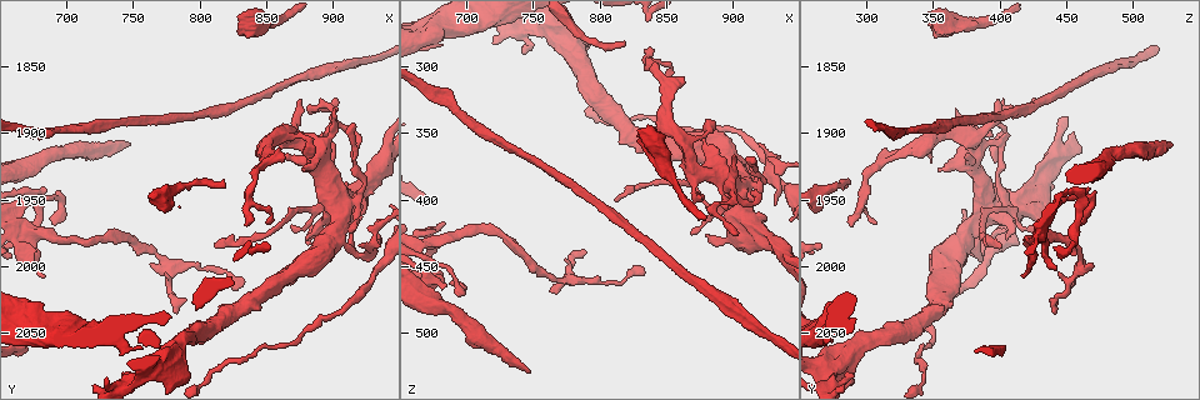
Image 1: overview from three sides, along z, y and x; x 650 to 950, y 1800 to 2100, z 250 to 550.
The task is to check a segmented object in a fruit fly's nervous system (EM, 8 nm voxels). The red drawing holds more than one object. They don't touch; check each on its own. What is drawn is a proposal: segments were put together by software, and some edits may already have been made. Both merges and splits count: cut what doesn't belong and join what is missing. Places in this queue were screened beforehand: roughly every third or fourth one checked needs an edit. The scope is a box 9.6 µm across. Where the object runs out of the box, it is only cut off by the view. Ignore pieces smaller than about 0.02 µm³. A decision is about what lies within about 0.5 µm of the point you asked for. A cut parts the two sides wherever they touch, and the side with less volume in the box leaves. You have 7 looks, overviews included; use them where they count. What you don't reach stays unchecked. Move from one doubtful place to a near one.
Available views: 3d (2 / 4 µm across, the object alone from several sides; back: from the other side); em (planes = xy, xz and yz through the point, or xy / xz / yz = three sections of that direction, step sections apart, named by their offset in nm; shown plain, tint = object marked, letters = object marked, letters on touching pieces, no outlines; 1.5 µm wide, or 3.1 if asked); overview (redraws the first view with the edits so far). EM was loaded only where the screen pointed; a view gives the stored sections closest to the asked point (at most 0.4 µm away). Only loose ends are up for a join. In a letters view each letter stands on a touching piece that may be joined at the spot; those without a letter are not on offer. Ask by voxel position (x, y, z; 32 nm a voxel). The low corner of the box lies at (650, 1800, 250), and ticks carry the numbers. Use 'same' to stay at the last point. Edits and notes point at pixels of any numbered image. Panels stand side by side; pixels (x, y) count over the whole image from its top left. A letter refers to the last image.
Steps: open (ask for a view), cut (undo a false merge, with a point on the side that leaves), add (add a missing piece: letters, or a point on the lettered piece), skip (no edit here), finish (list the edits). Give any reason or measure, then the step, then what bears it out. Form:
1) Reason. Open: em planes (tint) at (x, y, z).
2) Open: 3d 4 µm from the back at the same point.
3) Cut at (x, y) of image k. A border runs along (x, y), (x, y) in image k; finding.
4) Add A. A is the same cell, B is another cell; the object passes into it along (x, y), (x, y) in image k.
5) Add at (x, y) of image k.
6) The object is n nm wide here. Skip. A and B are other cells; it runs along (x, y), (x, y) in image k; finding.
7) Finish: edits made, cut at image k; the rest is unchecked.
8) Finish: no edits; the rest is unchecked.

Branch point. Open: em planes (plain) at (776, 2000, 460).

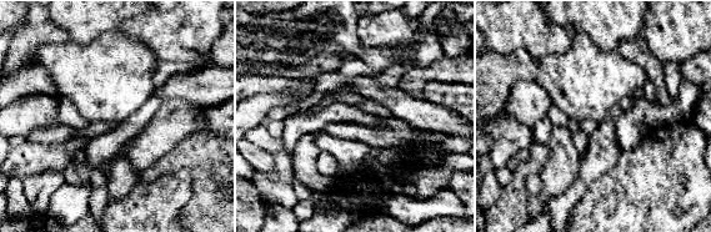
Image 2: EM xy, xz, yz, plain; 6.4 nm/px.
Open: em planes (letters) at the same point.

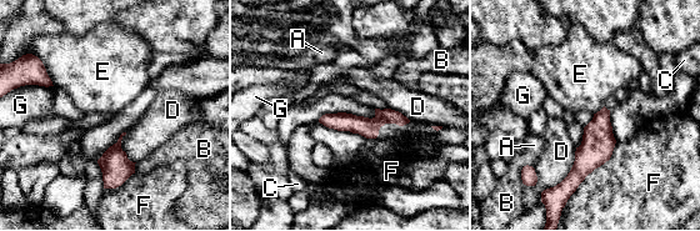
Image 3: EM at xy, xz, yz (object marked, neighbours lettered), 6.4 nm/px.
The object is 90 nm wide here. Skip. A, B, C, D, E, F and G are other cells; it runs along (606, 113), (596, 149), (559, 202) in image 3; continuous, no second neuron.

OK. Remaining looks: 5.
Open: em yz step 4 (tint) at (834, 2014, 450).

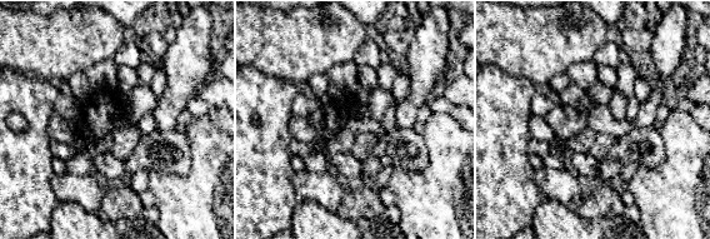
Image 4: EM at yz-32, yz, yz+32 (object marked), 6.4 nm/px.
Open: em planes (letters) at the same point.

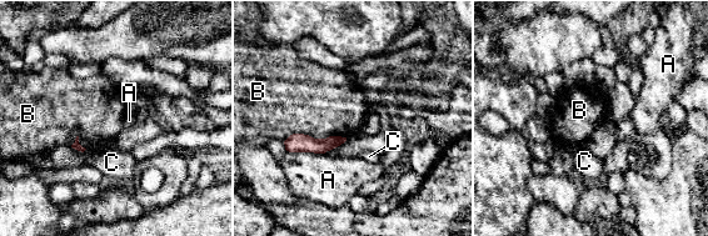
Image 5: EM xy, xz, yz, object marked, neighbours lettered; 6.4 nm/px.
Skip. A, B and C are other cells; it runs along (340, 140), (288, 146) in image 5; no lettered piece goes on from it.

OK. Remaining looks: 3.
Three-way junction. Open: 3d 4 µm at (900, 1980, 376).

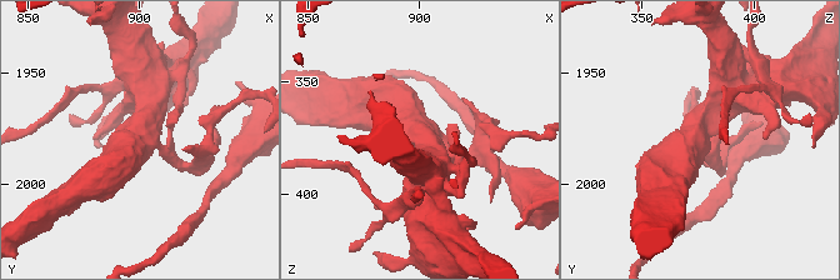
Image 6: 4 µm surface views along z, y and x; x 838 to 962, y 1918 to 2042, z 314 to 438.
3 arms meet here; the arms are 180, 460, 550 nm wide; shape alone is not enough. Open: em yz step 8 (tint) at (900, 1979, 374).

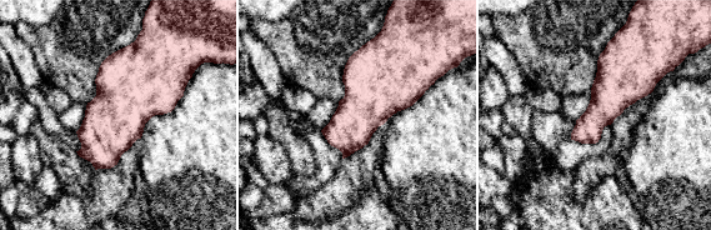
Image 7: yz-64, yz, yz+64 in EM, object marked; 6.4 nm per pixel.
Open: em planes (letters) at the same point.

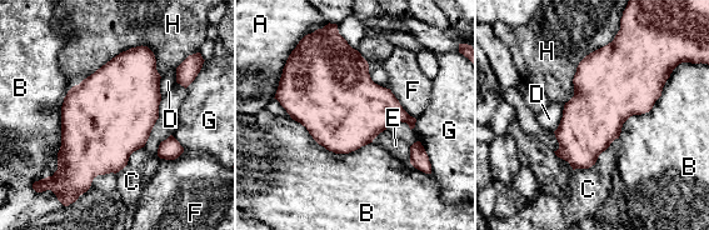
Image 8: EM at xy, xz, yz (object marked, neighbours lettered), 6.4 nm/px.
Skip. A, B, C, D, E, F, G and H are other cells; a border runs along (73, 85), (50, 176) in image 8; all the same neuron.

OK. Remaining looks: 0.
Finish: no edits; the rest is unchecked.

